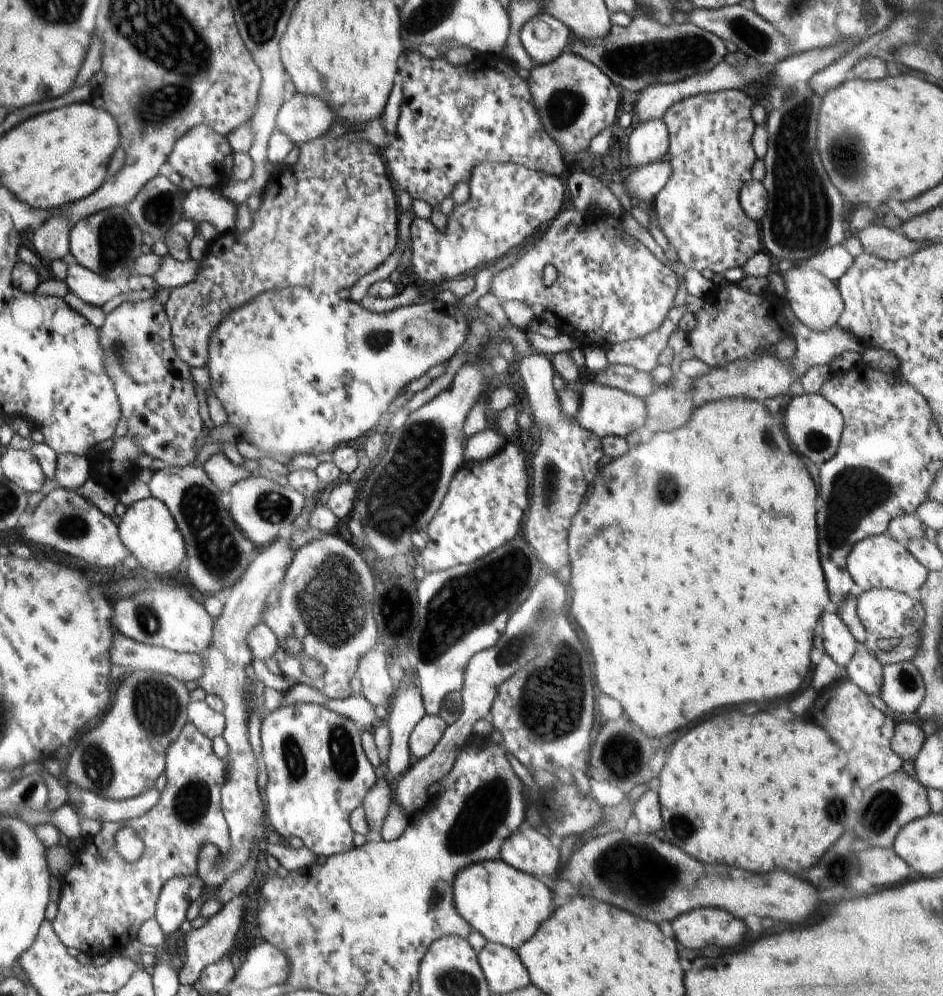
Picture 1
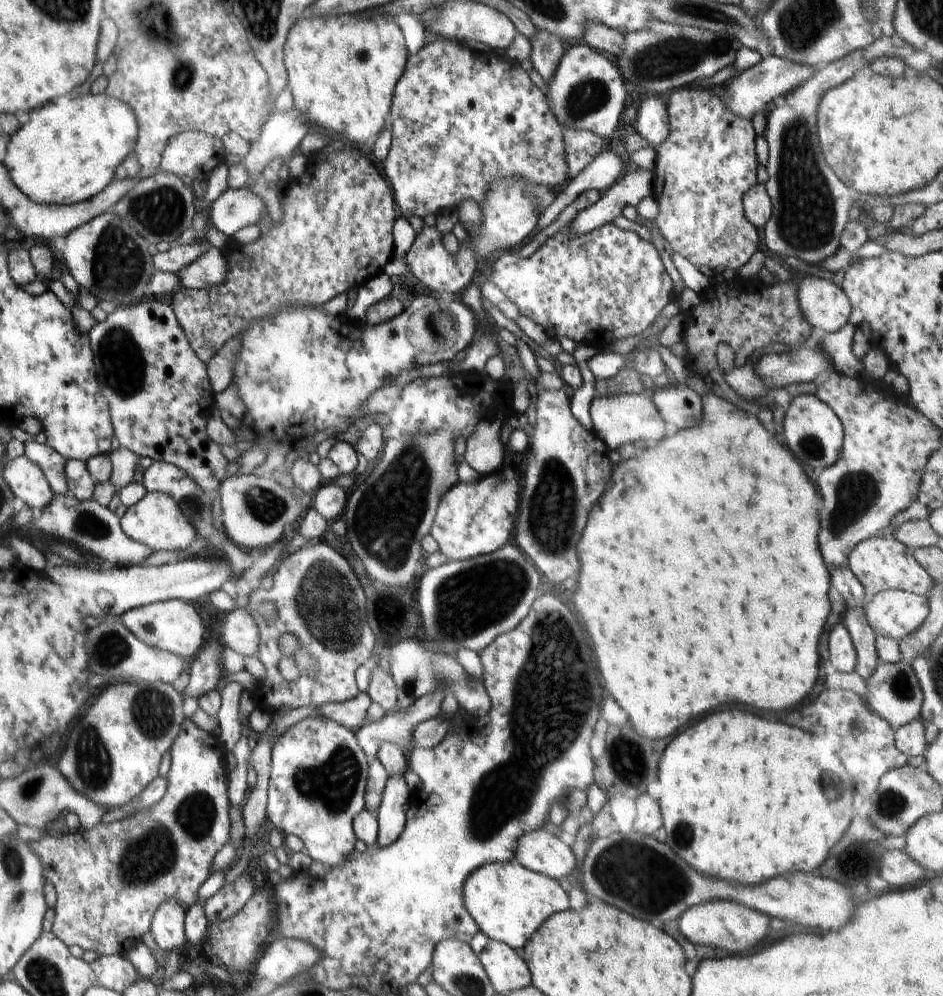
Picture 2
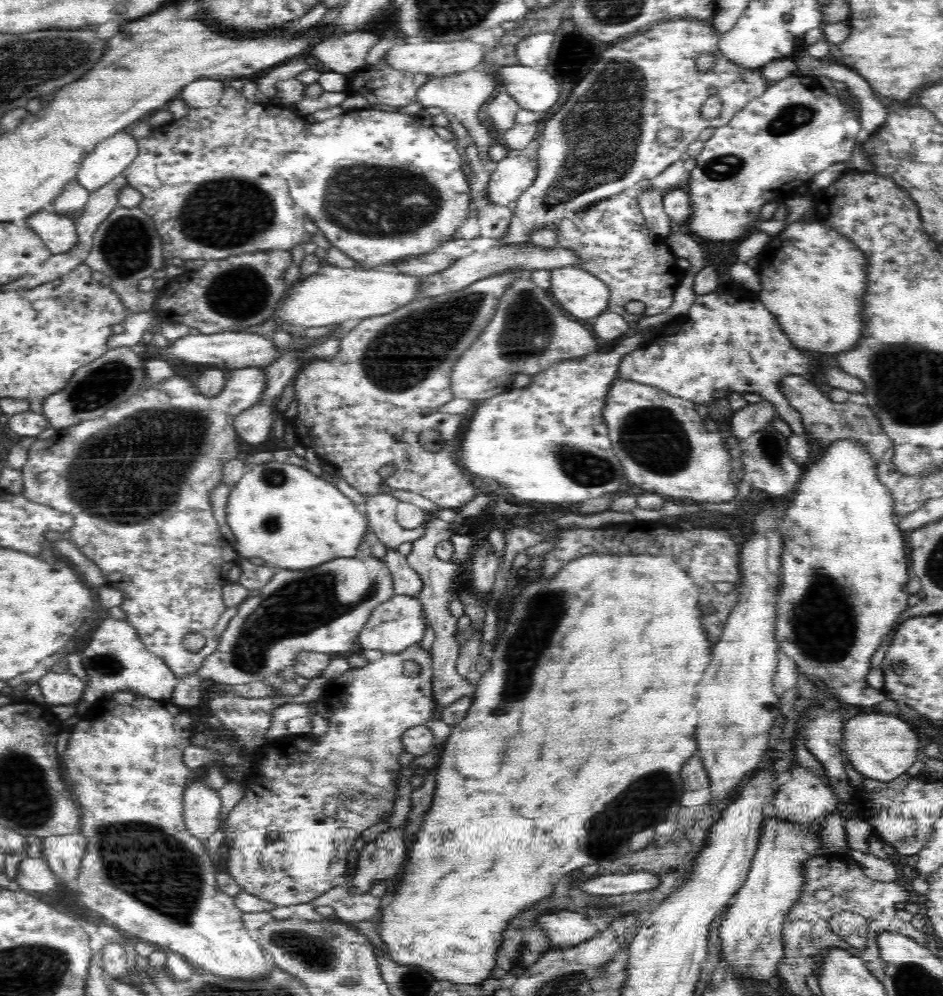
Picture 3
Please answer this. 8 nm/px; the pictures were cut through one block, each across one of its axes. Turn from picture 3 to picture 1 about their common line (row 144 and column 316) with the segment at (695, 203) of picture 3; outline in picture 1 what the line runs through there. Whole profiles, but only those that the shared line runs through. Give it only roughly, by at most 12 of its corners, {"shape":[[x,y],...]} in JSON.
{"shape":[[320,705],[260,728],[269,829],[327,859],[376,784],[360,728]]}

